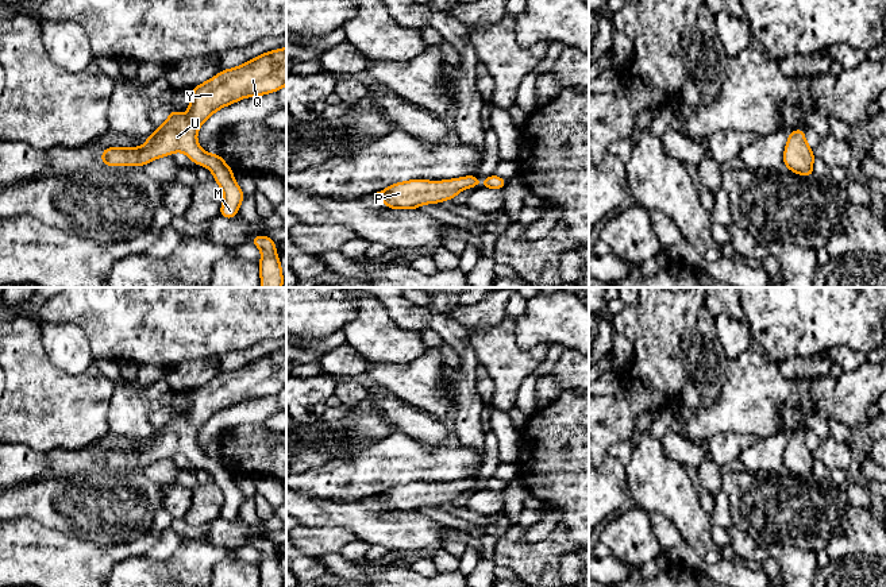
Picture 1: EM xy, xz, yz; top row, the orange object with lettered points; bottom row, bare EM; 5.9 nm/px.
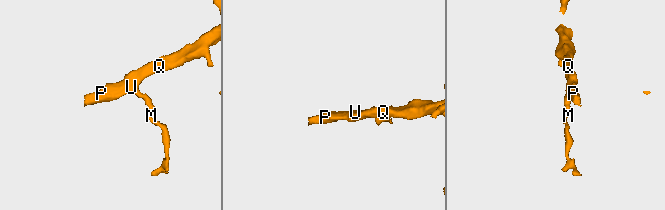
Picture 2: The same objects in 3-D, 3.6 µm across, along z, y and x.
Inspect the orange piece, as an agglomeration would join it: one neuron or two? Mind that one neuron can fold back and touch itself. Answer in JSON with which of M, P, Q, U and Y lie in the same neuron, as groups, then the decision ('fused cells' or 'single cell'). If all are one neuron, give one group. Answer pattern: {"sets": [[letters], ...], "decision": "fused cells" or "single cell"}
{"sets": [["M", "P", "Q", "U", "Y"]], "decision": "single cell"}

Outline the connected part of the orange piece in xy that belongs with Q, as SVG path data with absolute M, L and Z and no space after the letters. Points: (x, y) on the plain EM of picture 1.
M286 350L267 354L243 367L226 371L211 382L197 387L190 395L185 418L172 410L170 418L147 437L142 449L107 449L101 455L101 467L145 468L146 466L181 453L200 468L208 470L215 484L224 495L220 517L238 518L244 497L232 479L234 474L219 456L207 456L197 445L201 426L216 413L244 399L274 395L286 387Z

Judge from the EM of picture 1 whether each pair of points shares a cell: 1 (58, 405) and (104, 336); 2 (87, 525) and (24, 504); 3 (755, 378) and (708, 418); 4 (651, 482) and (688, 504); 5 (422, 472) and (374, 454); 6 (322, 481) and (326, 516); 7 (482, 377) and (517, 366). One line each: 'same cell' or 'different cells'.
1: different cells
2: same cell
3: same cell
4: same cell
5: same cell
6: different cells
7: different cells

